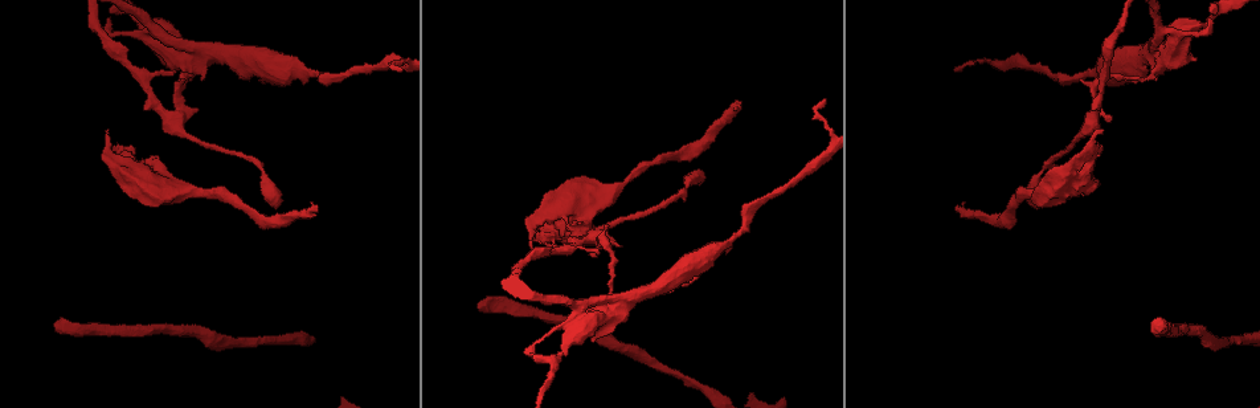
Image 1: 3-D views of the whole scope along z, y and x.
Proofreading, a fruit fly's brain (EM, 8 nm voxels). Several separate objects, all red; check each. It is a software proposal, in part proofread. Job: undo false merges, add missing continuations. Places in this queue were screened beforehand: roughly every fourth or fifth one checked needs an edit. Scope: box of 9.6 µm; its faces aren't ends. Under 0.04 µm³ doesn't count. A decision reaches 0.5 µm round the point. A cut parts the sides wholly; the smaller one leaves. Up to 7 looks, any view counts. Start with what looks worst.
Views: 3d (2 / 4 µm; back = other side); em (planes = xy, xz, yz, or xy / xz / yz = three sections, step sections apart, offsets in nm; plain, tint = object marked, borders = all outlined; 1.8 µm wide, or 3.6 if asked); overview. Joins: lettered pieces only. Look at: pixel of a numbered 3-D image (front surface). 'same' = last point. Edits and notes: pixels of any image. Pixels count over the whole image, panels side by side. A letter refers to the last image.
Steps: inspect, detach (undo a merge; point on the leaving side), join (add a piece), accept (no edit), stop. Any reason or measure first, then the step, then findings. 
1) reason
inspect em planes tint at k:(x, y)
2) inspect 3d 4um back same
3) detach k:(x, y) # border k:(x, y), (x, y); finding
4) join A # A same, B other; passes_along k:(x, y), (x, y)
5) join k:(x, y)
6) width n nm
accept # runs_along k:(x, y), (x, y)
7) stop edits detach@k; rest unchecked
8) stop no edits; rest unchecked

end of a long branch
inspect 3d 2um at 1:(736, 100)

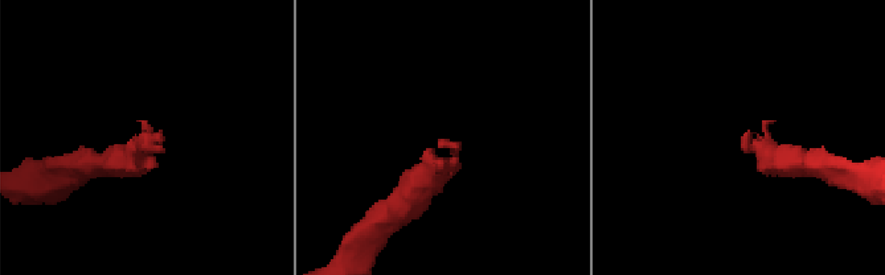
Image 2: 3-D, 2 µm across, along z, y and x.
need the tissue
inspect em yz step 8 tint at 2:(743, 135)

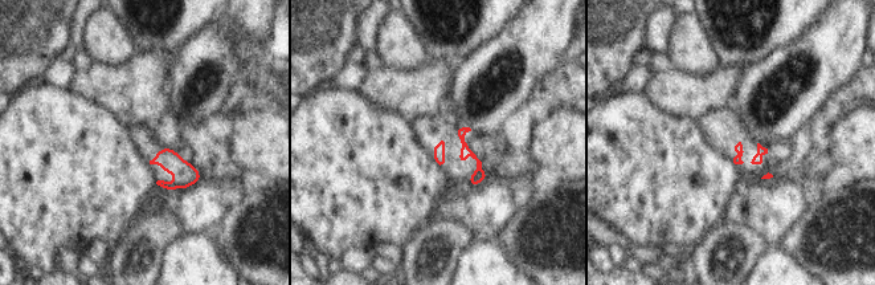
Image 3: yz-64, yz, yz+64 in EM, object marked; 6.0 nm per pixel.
inspect em planes borders same

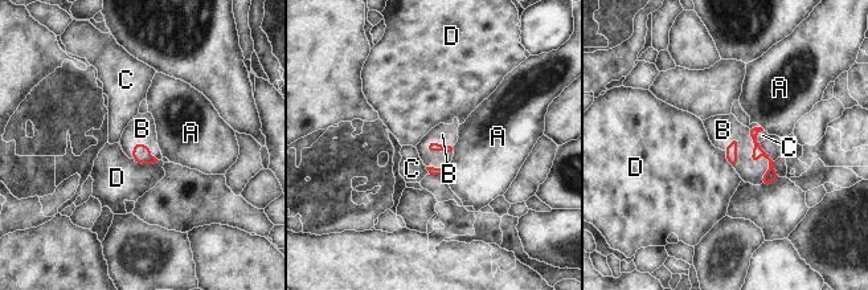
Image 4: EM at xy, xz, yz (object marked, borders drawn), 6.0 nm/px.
join B # A other, B same, C other, D other; passes_along 4:(770, 175), (756, 163), (732, 130); it goes on there

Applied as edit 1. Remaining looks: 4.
inspect overview

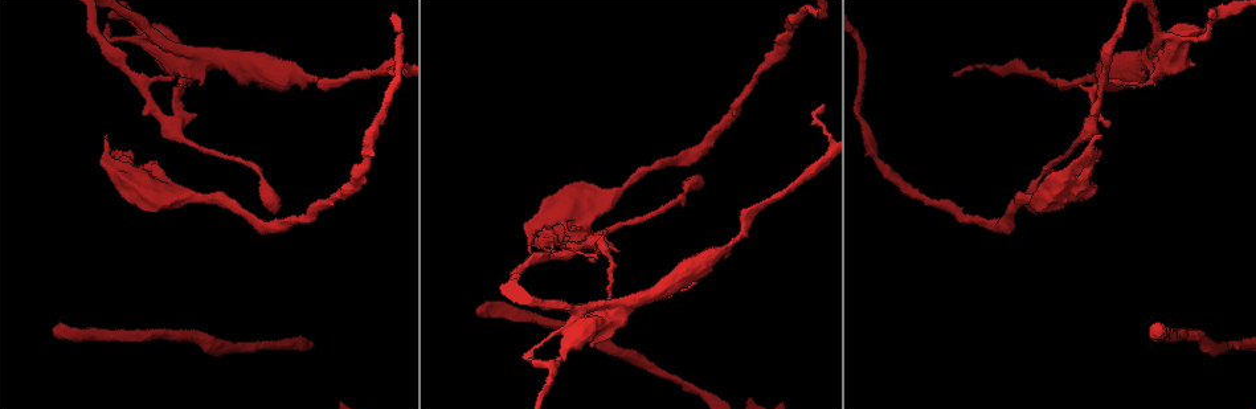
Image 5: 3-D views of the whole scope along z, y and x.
end of a long branch
inspect em yz step 8 plain at 5:(700, 188)

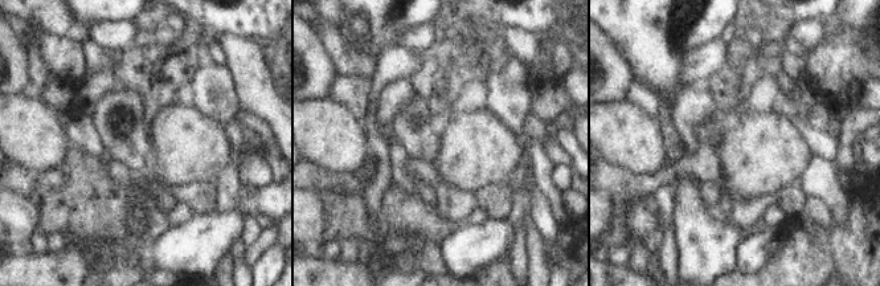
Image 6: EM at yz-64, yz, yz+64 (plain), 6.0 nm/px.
where the object lies
inspect em yz step 8 tint same

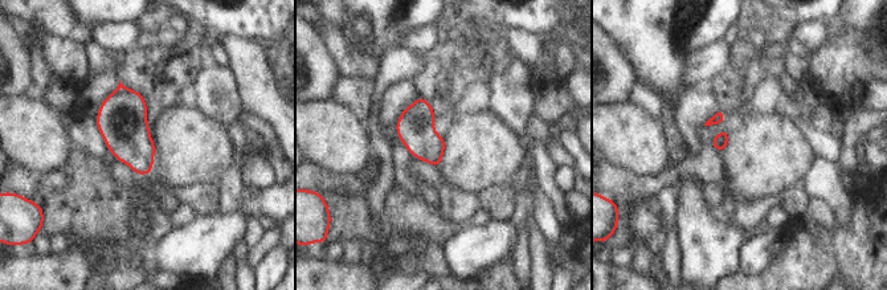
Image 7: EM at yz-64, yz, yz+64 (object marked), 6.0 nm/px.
inspect em yz step 8 borders same

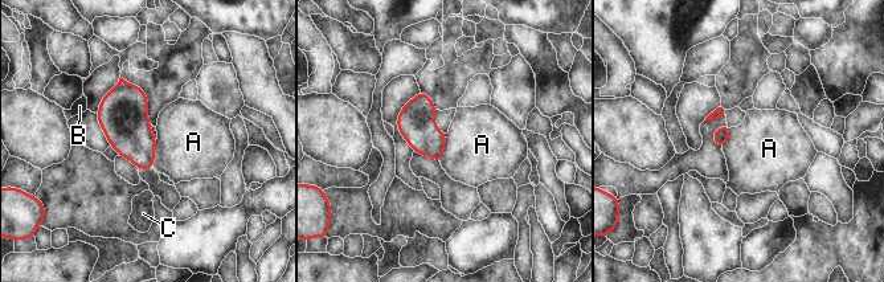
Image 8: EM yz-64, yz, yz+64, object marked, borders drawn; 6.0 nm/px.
width 100 nm
accept # A other, B other, C other; border 8:(446, 134), (446, 146), (440, 162); no lettered piece goes on from it

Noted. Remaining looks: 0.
stop edits join@4; rest unchecked

